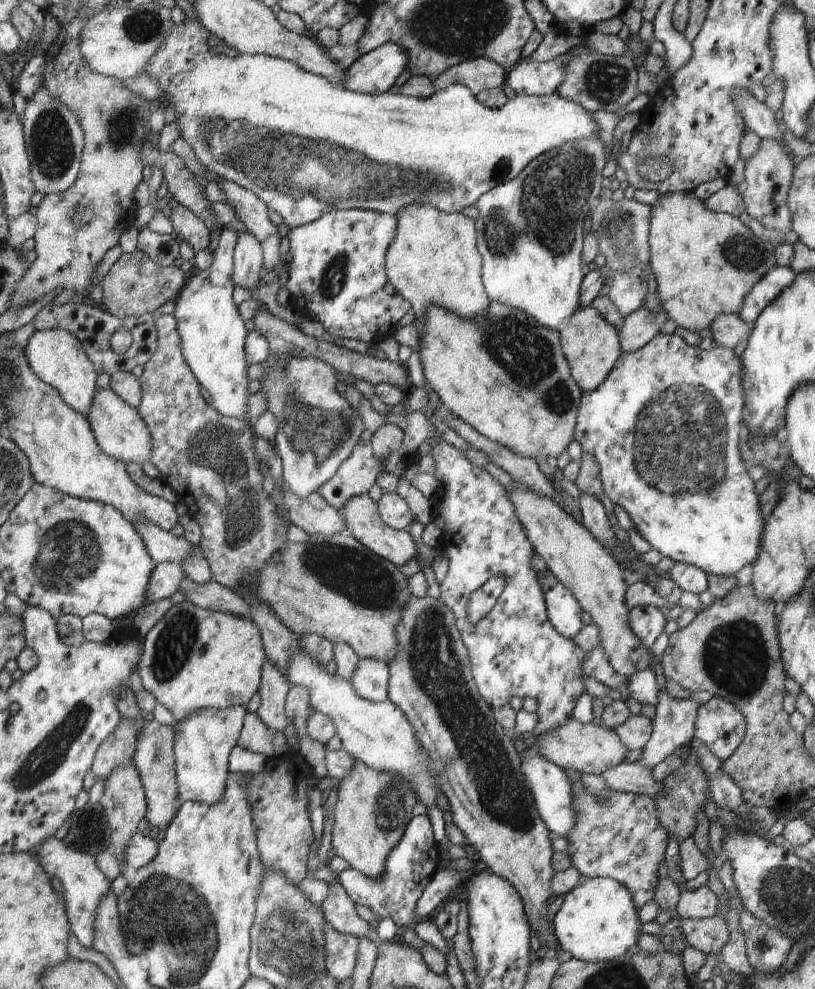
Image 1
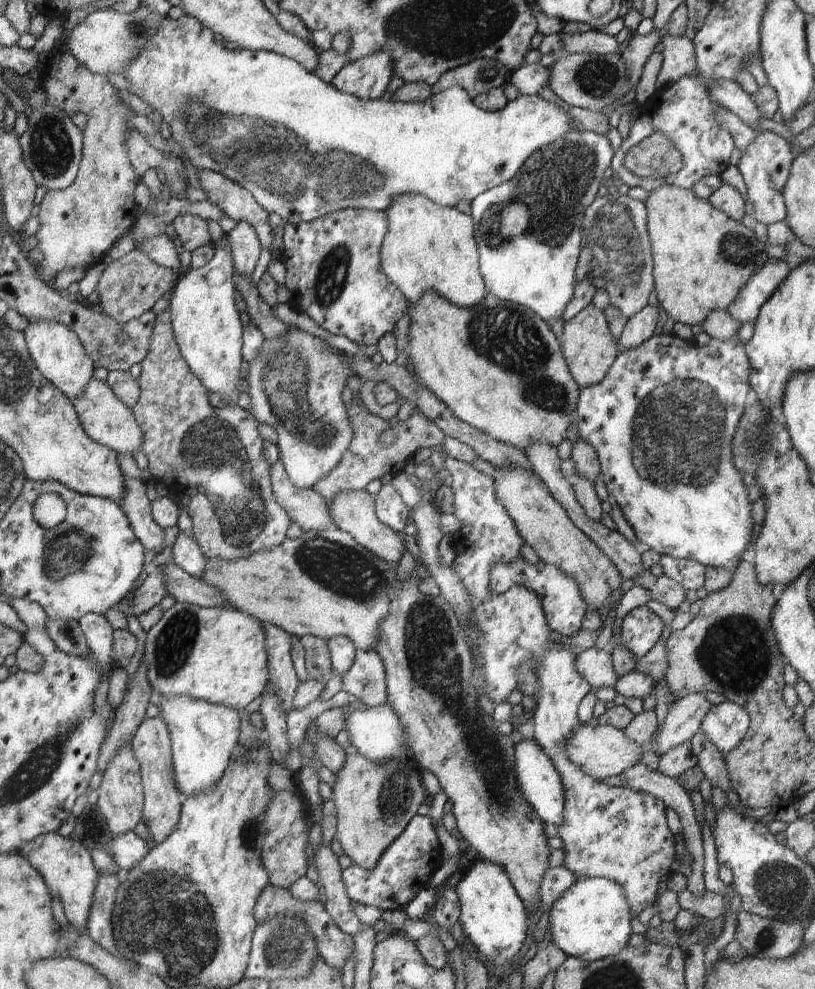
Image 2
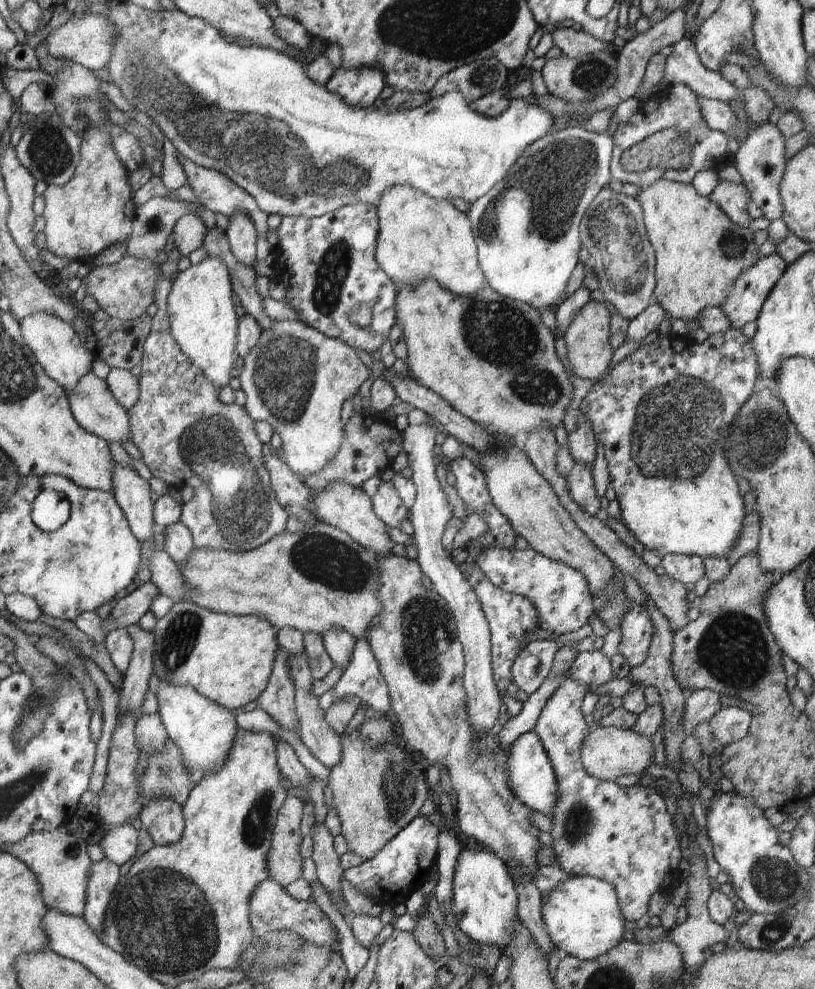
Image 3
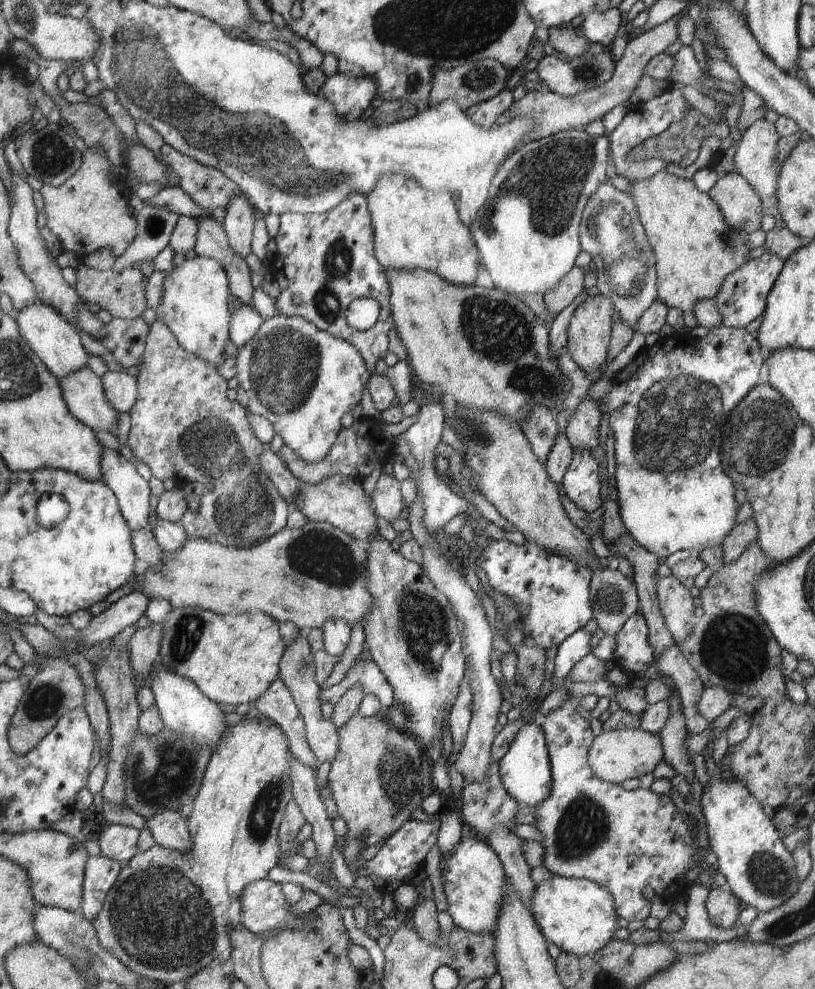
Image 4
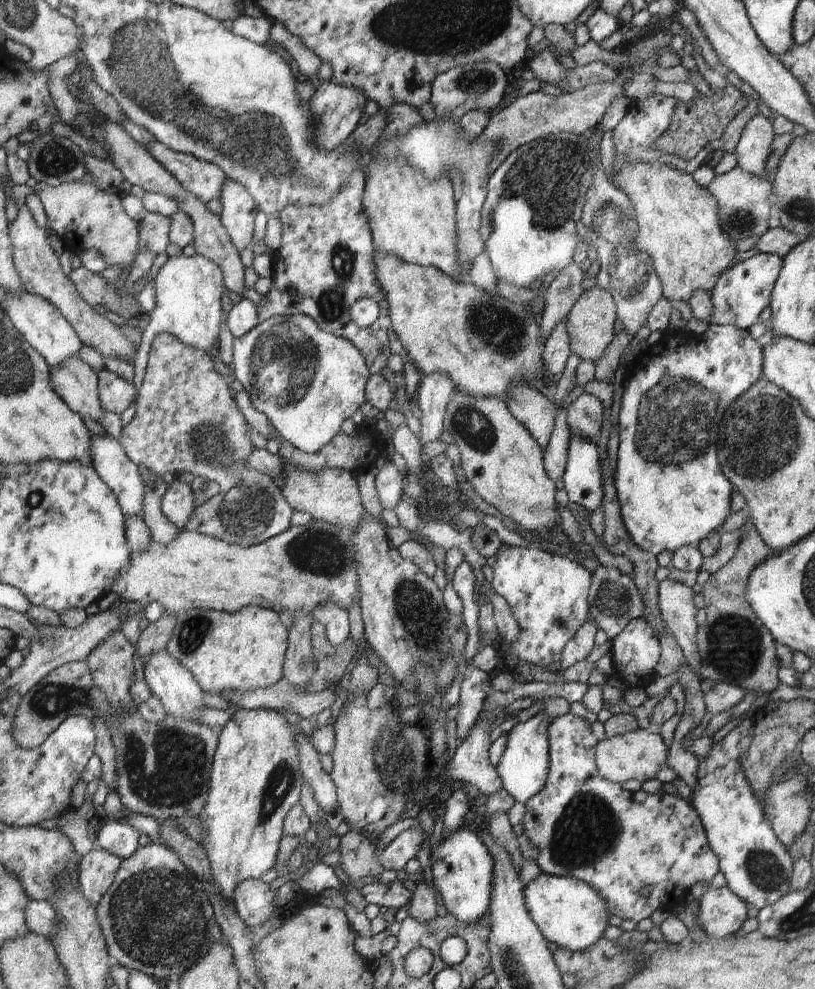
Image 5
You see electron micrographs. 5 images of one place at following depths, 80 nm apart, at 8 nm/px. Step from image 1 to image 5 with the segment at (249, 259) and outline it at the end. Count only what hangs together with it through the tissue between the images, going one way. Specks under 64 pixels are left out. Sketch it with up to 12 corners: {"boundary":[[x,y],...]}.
{"boundary":[[226,176],[219,217],[241,252],[253,247],[258,208],[245,186]]}

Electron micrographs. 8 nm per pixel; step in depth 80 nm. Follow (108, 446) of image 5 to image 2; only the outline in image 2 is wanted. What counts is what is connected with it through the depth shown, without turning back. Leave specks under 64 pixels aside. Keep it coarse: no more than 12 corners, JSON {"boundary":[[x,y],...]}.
{"boundary":[[123,476],[121,509],[150,557],[164,549],[146,484]]}

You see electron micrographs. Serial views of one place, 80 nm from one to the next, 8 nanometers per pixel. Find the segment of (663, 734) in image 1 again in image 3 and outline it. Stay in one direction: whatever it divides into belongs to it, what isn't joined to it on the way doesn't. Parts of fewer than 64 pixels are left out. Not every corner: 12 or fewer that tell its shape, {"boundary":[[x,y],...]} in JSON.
{"boundary":[[700,689],[686,698],[683,729],[712,720],[721,692]]}

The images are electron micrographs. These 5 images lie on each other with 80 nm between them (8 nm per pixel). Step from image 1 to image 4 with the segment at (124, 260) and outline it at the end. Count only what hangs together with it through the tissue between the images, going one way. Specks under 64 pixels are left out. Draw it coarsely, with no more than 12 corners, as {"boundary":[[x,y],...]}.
{"boundary":[[138,265],[76,270],[84,302],[120,319],[146,309],[147,284]]}

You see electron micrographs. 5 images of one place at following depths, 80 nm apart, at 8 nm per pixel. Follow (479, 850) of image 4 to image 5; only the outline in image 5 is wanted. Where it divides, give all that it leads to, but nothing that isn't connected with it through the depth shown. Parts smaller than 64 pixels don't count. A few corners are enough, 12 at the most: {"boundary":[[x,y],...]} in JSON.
{"boundary":[[476,832],[442,837],[434,889],[466,924],[488,914],[494,861]]}

